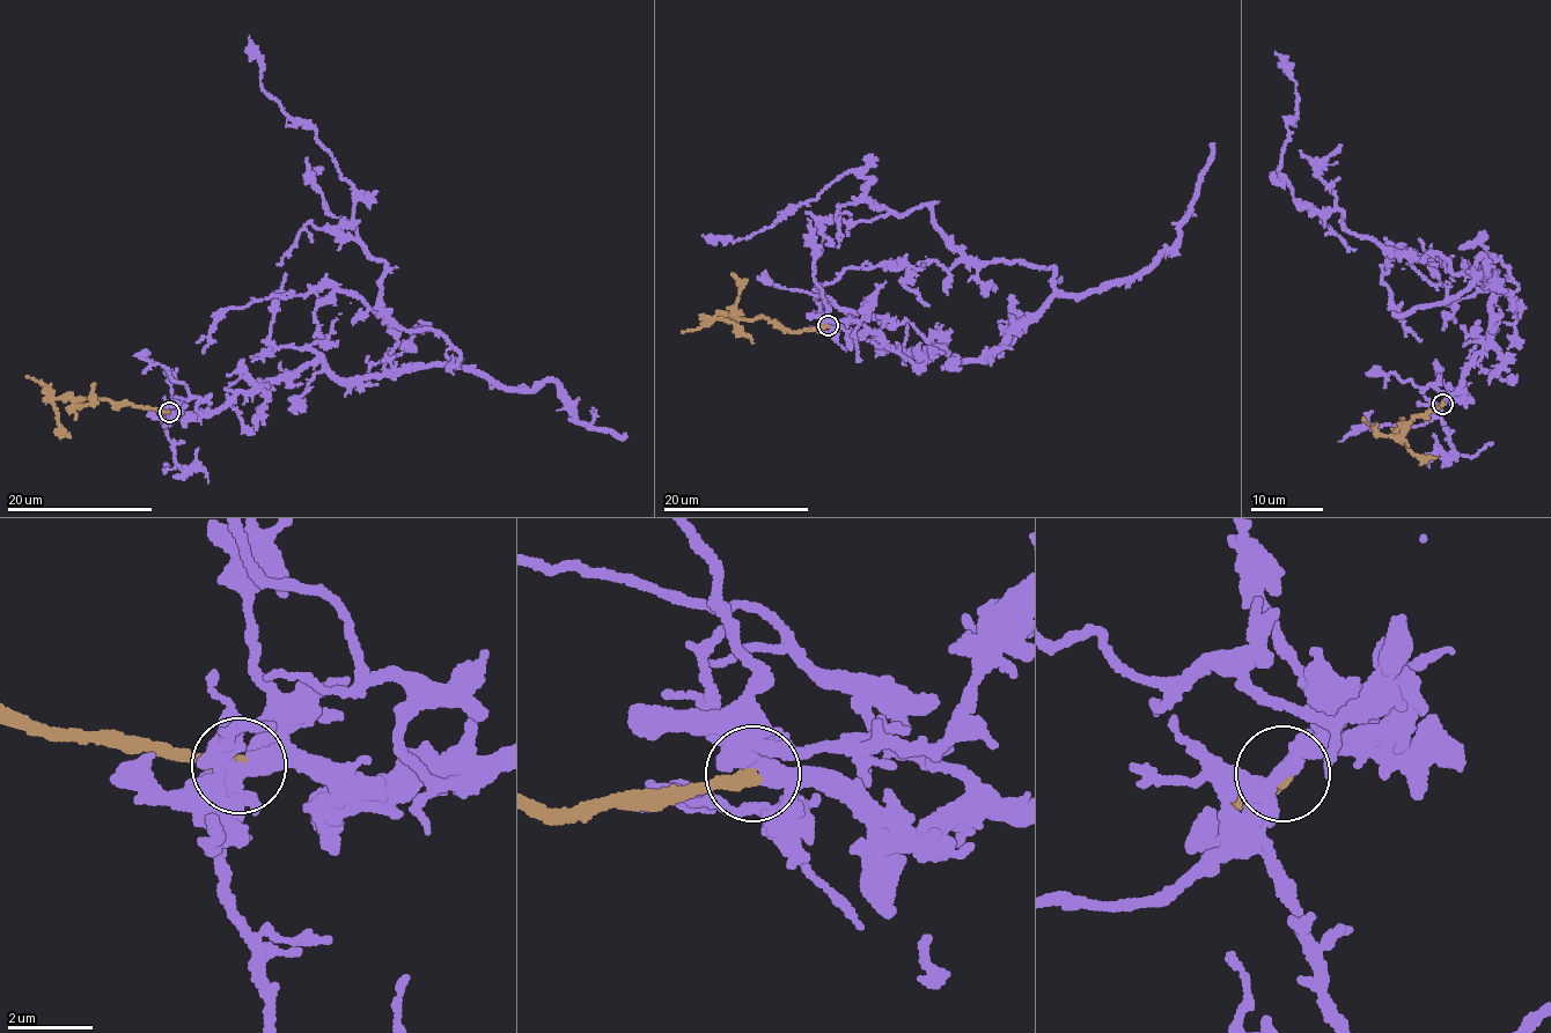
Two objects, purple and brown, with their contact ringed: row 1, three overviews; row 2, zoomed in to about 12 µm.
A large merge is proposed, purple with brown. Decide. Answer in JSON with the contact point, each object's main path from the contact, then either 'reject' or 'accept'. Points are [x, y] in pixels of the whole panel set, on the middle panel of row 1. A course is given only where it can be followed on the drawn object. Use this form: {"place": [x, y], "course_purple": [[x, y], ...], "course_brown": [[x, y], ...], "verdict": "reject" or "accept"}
{"place": [828, 325], "course_purple": [[827, 325], [979, 360], [1053, 267], [971, 259], [931, 207], [880, 207], [846, 171], [745, 238], [702, 235]], "course_brown": [[827, 325], [796, 331], [774, 327], [764, 317], [742, 319], [718, 315], [715, 318], [726, 321], [754, 342]], "verdict": "accept"}

